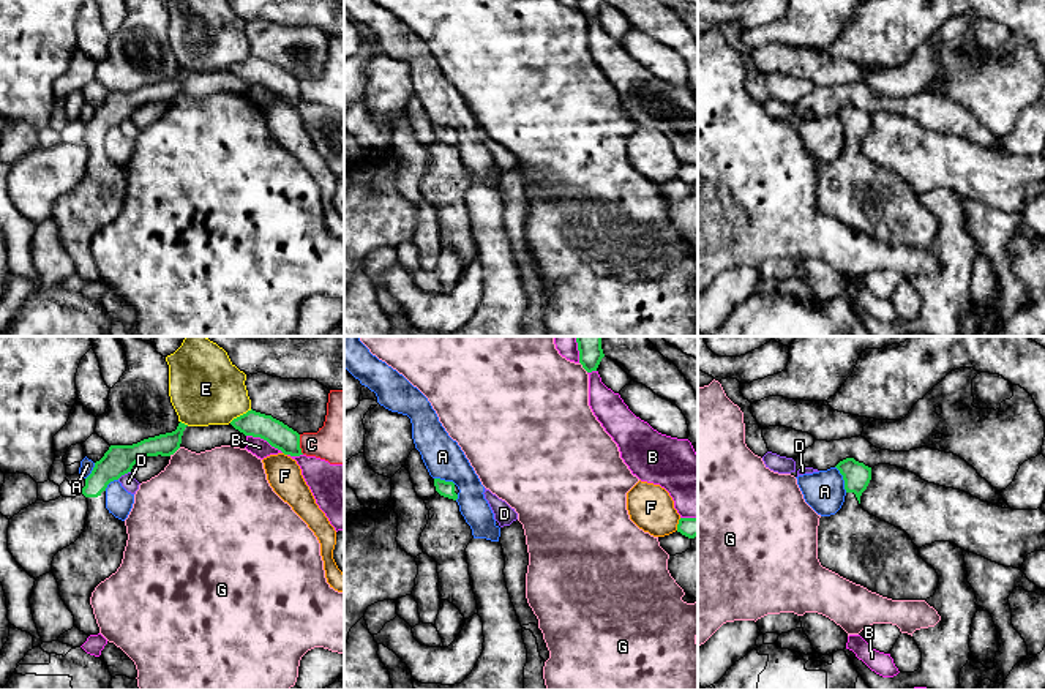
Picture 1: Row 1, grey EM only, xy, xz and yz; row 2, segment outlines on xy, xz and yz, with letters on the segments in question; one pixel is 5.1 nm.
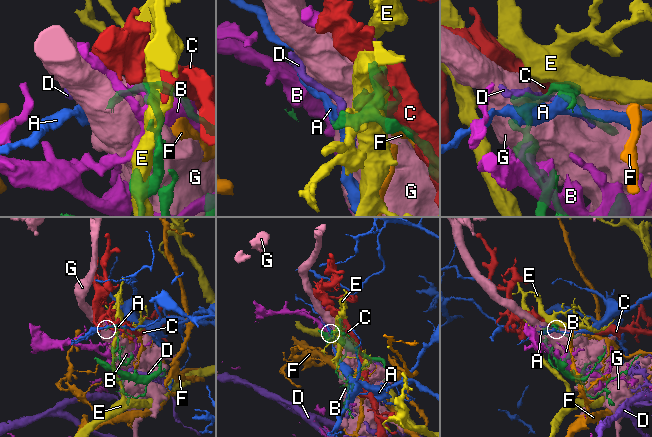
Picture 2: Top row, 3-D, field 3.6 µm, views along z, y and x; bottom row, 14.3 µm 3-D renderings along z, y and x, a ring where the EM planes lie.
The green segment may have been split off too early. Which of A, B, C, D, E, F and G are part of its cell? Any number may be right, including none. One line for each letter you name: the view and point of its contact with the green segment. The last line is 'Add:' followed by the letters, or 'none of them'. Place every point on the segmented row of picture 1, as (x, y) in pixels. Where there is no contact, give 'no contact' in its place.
Add: none of them

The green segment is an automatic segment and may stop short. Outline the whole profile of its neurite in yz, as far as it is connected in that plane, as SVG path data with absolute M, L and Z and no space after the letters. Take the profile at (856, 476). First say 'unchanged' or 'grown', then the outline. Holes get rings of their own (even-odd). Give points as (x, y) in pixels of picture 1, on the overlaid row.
grown; M854 458L835 466L845 480L845 502L830 516L821 516L818 526L818 559L822 567L892 600L927 600L935 595L939 576L919 554L909 535L870 515L860 507L860 496L871 480L871 467Z

